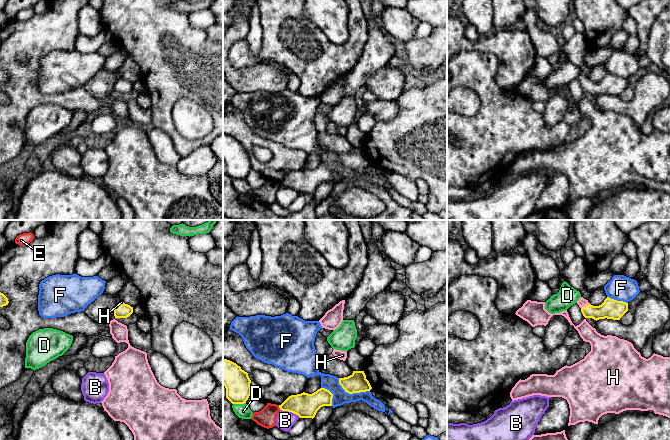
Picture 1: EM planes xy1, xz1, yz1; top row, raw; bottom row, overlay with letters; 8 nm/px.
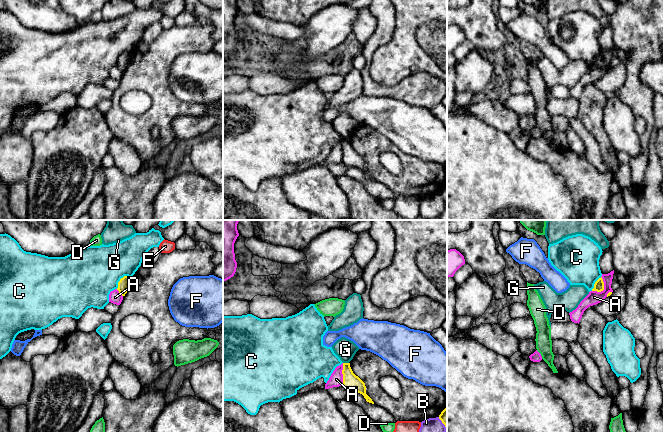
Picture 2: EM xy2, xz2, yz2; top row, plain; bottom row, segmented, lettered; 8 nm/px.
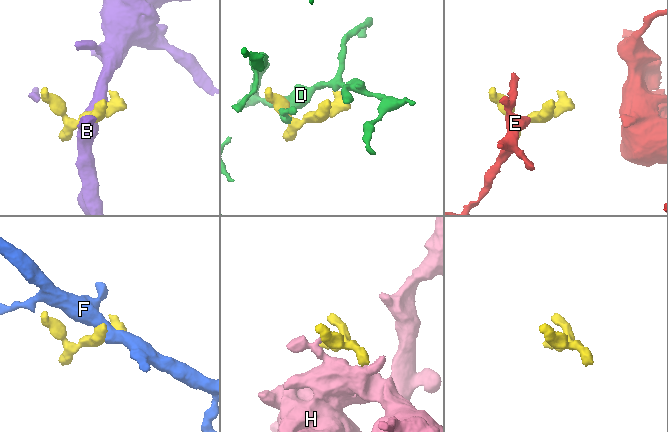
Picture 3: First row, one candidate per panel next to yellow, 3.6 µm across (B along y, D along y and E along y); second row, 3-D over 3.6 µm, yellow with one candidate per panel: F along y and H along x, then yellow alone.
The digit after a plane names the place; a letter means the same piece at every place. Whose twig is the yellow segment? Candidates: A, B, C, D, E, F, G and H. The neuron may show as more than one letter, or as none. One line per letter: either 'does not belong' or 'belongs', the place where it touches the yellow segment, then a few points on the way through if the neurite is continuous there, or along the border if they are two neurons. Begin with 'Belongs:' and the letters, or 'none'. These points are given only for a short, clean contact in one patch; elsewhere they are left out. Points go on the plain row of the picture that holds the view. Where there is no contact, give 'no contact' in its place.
Belongs: H
A: does not belong; meets yellow in yz2 at (603, 64); border along yz2 (601, 52), (603, 65), (592, 67)
B: does not belong; meets yellow in xz1 at (290, 187)
C: does not belong; meets yellow in xy2 at (121, 54); border along xy2 (131, 53), (122, 53), (116, 64)
D: does not belong; meets yellow in xz1 at (239, 179); border along xz1 (245, 178), (233, 180)
E: does not belong; meets yellow in xz1 at (279, 183); border along xz1 (278, 181), (280, 185)
F: does not belong; meets yellow in xz1 at (351, 169); border along xz1 (338, 154), (338, 159), (349, 169), (369, 167)
G: does not belong; meets yellow in xz2 at (346, 139)
H: belongs; meets yellow in yz1 at (586, 81); runs through yz1 (611, 85), (591, 86), (586, 81), (582, 78)

